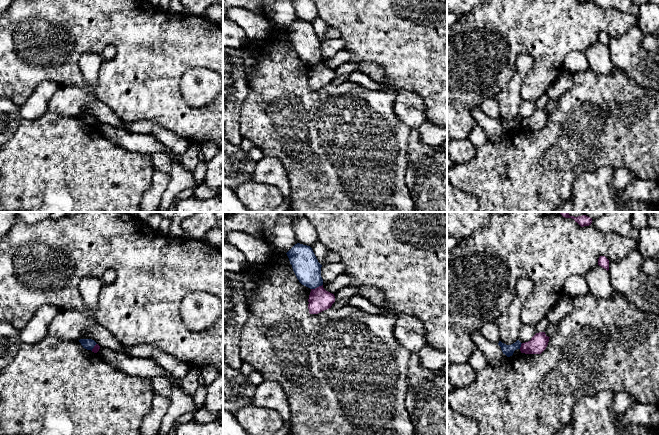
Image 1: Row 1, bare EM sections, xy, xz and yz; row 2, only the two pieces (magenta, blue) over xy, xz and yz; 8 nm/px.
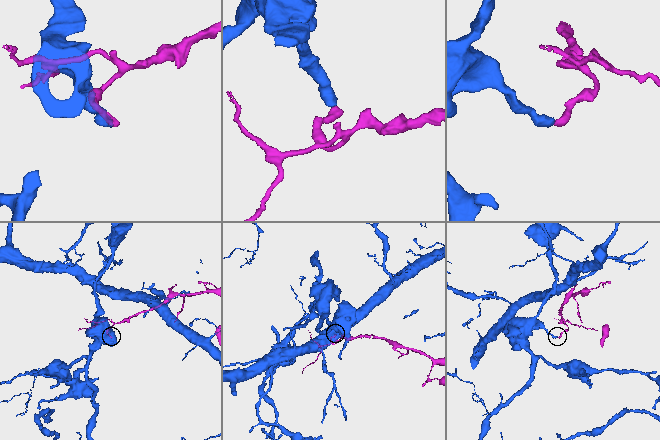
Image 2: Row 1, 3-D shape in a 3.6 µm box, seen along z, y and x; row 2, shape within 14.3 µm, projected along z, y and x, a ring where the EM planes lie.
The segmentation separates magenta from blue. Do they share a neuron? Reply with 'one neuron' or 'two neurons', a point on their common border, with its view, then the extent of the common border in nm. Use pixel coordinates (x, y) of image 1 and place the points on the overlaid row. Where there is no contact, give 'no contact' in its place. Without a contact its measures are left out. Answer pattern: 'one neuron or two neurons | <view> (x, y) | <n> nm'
two neurons | xz (317, 287) | 100 nm

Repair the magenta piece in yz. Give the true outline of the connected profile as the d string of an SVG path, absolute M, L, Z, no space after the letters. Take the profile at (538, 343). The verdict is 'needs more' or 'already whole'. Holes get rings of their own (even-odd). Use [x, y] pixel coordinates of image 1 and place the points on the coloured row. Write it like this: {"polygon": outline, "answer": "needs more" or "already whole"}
{"polygon": "M545 332L536 333L530 341L521 344L520 351L525 354L541 354L546 349L549 338Z", "answer": "already whole"}

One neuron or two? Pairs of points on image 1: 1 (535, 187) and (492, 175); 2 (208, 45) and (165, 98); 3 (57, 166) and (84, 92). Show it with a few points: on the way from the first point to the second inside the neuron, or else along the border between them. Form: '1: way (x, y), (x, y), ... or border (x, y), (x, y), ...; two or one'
1: way (524, 181), (503, 180); one
2: way (193, 52), (165, 80), (165, 83); one
3: border (52, 112), (78, 117); two

